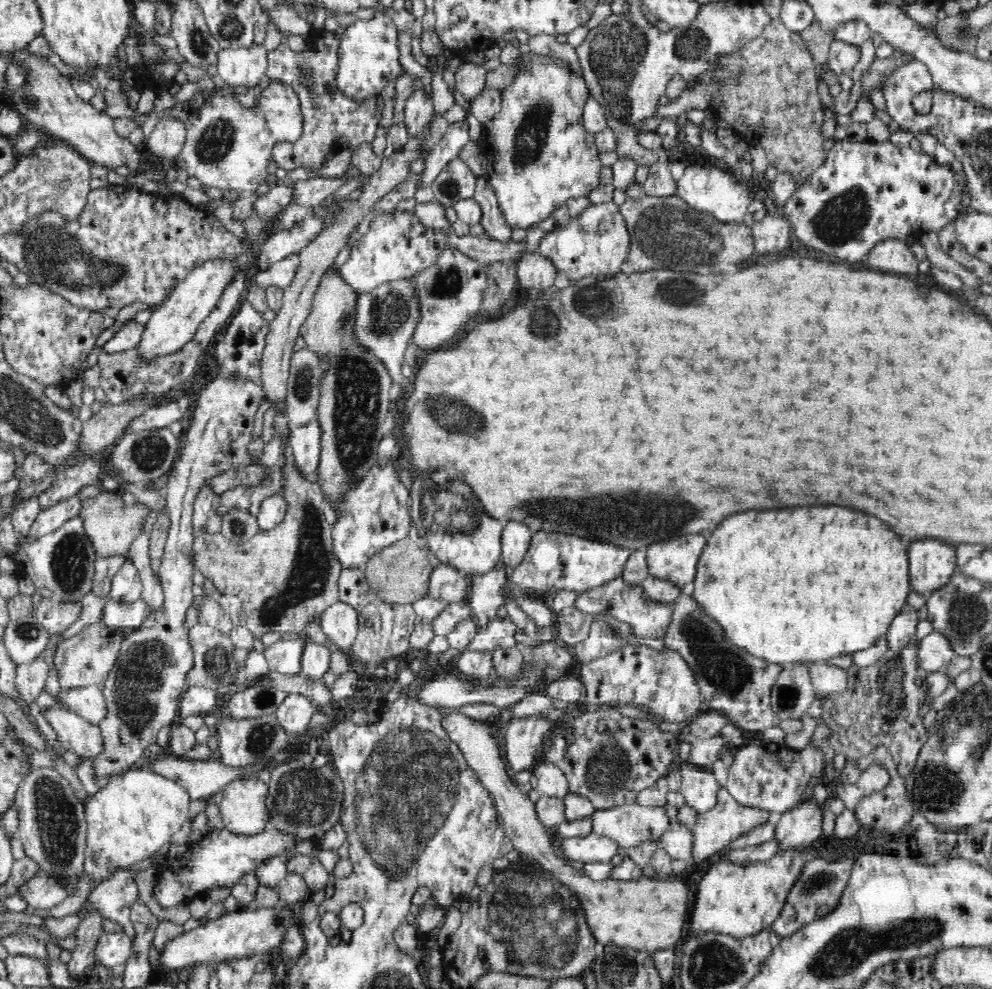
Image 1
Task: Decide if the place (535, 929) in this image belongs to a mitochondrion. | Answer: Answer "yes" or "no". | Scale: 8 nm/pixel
yes

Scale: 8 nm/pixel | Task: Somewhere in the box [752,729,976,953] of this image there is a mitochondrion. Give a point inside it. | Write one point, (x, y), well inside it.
(934, 790)

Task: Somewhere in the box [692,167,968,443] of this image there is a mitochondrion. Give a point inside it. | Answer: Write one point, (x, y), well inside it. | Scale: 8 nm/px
(841, 218)

